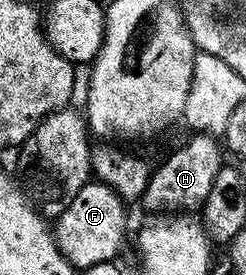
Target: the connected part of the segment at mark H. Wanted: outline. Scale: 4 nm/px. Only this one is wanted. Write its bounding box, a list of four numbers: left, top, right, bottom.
[142,132,226,212]

